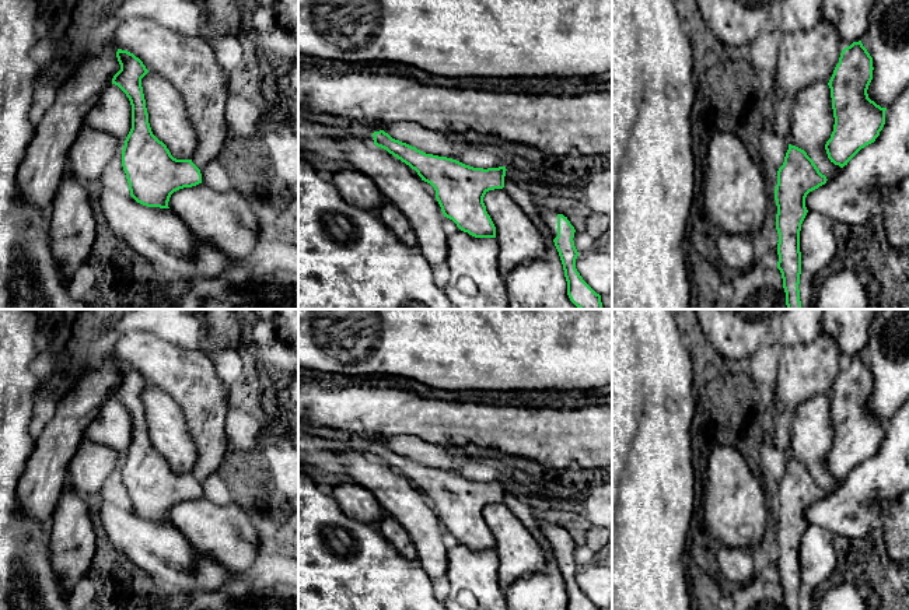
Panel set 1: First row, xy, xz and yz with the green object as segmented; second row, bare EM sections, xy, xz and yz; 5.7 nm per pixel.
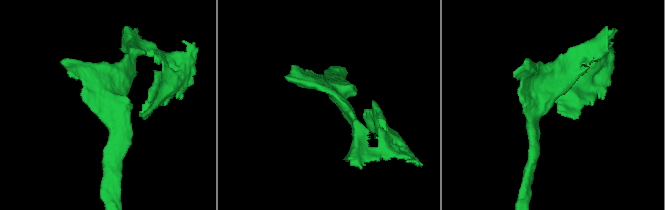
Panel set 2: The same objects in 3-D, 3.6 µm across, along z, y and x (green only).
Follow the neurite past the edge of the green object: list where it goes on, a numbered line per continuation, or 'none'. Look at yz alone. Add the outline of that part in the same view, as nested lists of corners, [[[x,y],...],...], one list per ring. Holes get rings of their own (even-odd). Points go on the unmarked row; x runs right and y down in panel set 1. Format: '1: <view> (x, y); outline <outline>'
none

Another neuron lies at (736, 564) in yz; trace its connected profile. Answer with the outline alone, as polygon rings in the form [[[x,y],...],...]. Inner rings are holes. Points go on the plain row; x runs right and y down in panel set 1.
[[[716,547],[719,574],[738,585],[749,583],[754,578],[754,548]]]

